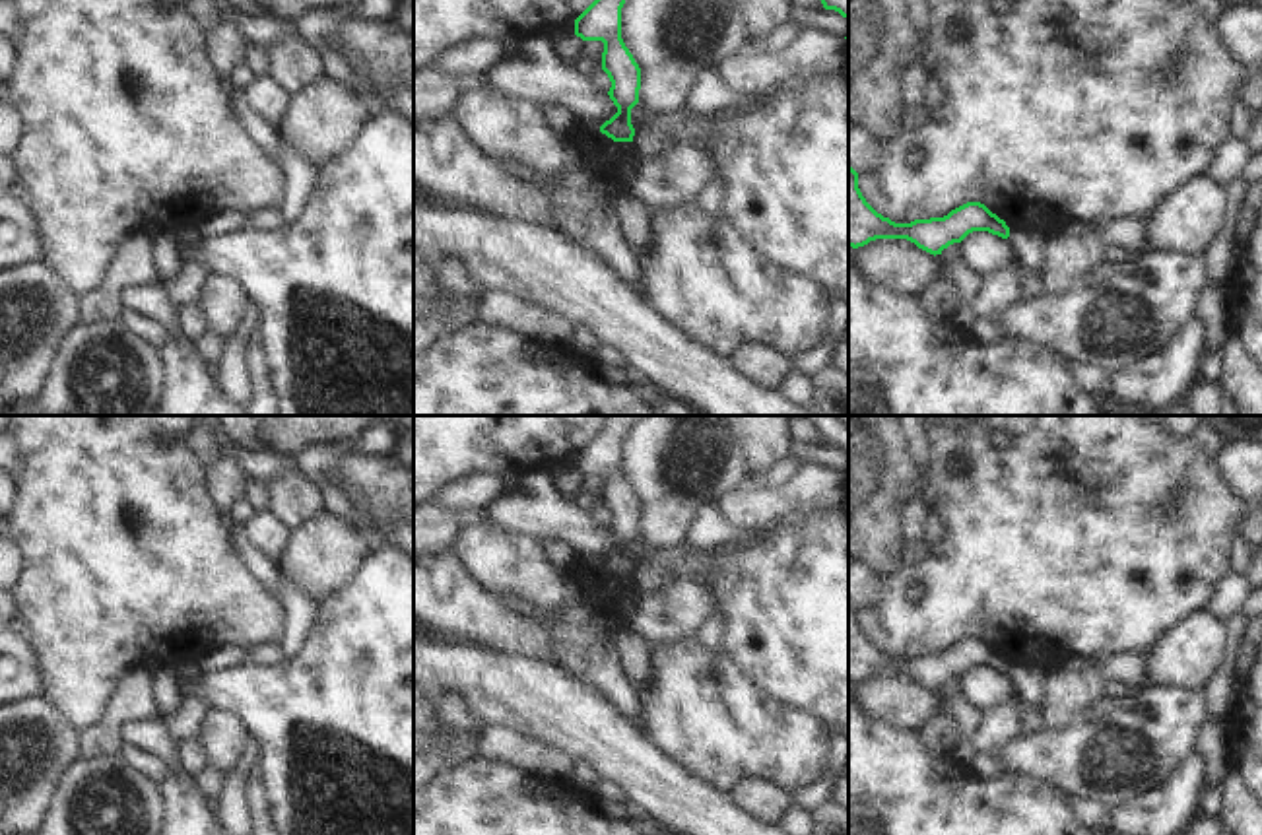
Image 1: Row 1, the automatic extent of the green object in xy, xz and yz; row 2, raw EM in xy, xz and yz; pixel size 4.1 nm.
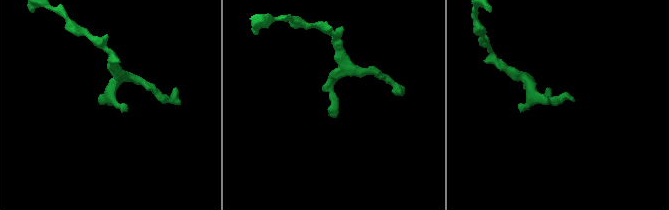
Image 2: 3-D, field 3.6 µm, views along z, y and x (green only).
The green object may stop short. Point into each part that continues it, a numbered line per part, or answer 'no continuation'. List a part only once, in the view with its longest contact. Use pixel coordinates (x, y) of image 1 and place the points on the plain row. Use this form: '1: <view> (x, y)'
no continuation

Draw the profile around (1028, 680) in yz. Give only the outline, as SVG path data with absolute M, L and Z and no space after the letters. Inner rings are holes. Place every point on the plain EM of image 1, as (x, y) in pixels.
M1010 662L1010 680L1015 691L1033 707L1041 709L1045 699L1045 666Z

